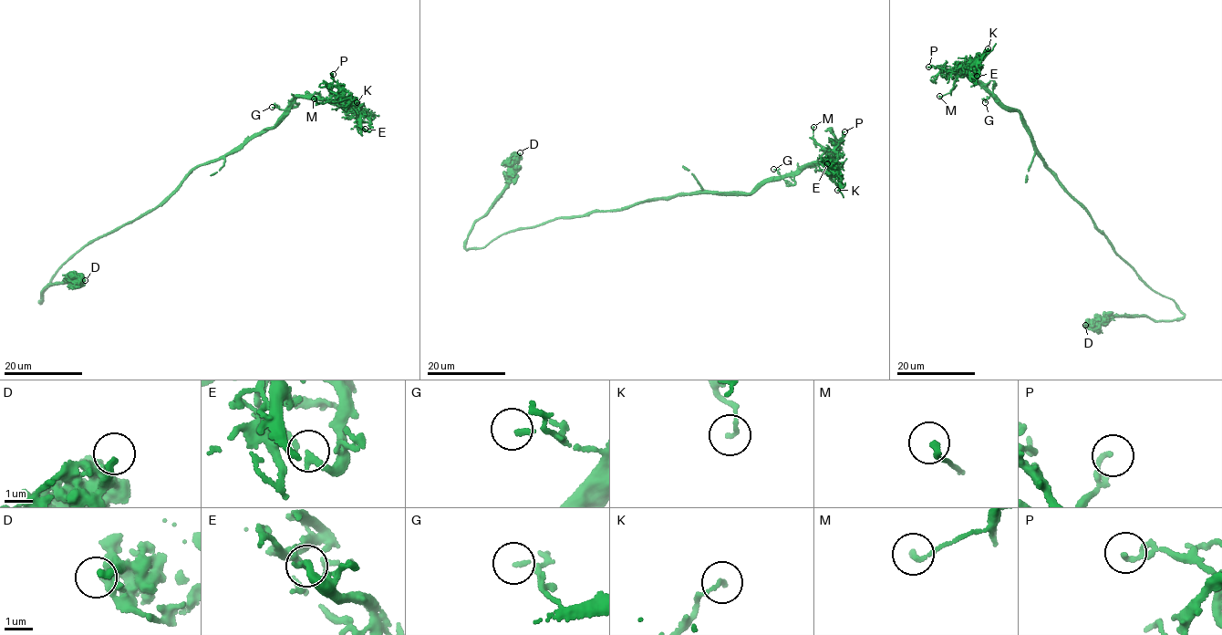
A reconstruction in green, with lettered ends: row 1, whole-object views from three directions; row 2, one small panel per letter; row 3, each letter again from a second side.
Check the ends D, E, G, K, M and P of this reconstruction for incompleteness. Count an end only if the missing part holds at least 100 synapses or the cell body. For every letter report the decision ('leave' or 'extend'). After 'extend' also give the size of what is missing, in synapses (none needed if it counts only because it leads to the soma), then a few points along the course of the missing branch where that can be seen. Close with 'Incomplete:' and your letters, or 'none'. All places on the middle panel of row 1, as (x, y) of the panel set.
D: leave
E: leave
G: leave
K: leave
M: leave
P: leave
Incomplete: none

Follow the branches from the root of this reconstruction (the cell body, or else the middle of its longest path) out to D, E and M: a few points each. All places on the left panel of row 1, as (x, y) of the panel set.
D: (160, 202), (140, 217), (77, 250), (52, 275), (40, 301), (43, 291), (50, 286), (79, 278), (85, 280)
E: (160, 202), (191, 170), (279, 123), (295, 97), (348, 105), (368, 119), (365, 129)
M: (160, 202), (177, 192), (191, 170), (238, 150), (279, 123), (295, 97), (319, 96), (336, 103), (314, 98)

